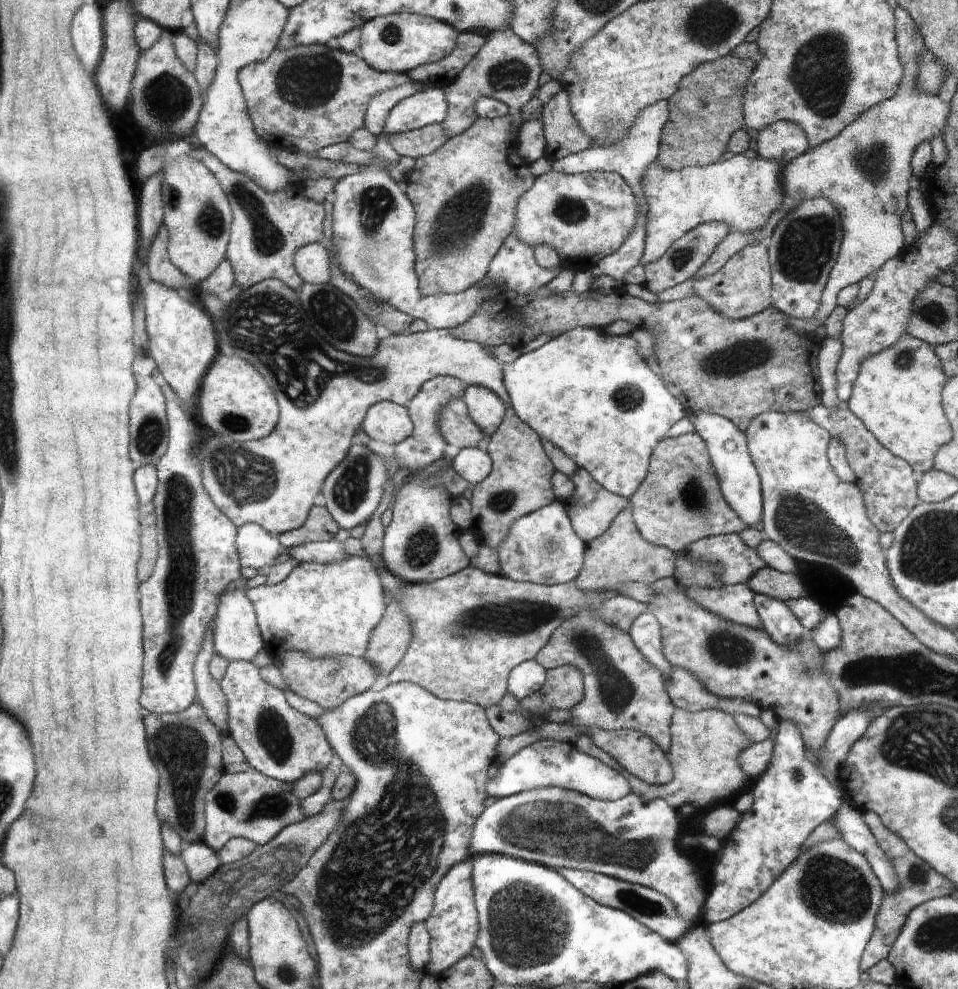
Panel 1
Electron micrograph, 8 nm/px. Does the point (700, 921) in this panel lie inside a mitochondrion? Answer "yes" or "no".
no

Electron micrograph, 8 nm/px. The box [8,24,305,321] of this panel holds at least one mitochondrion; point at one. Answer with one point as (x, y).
(167, 98)

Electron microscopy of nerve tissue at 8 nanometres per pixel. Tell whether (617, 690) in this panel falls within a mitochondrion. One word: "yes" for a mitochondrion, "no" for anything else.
yes

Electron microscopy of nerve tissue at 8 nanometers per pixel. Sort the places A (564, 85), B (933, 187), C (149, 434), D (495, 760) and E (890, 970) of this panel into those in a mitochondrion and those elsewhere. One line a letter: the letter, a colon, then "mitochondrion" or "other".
A: other
B: other
C: mitochondrion
D: other
E: other

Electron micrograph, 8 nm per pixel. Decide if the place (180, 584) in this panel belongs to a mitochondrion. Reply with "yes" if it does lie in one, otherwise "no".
yes

